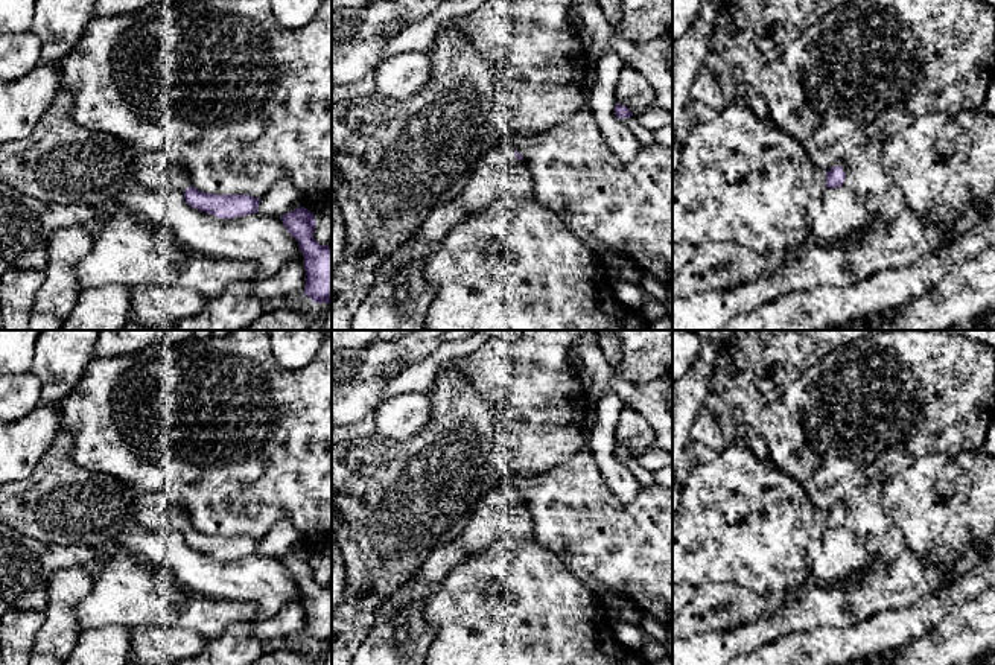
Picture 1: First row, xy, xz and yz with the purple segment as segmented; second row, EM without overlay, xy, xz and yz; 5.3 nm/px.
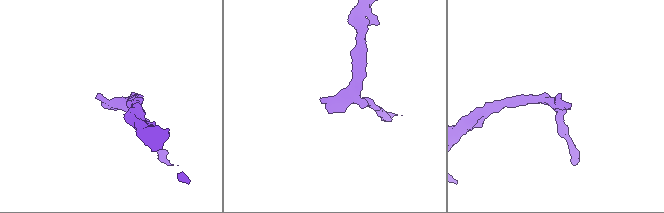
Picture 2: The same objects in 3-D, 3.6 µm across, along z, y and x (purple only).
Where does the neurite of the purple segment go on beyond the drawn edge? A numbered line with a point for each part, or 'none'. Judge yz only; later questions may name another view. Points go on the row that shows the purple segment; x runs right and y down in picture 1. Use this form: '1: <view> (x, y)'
1: yz (864, 178)

